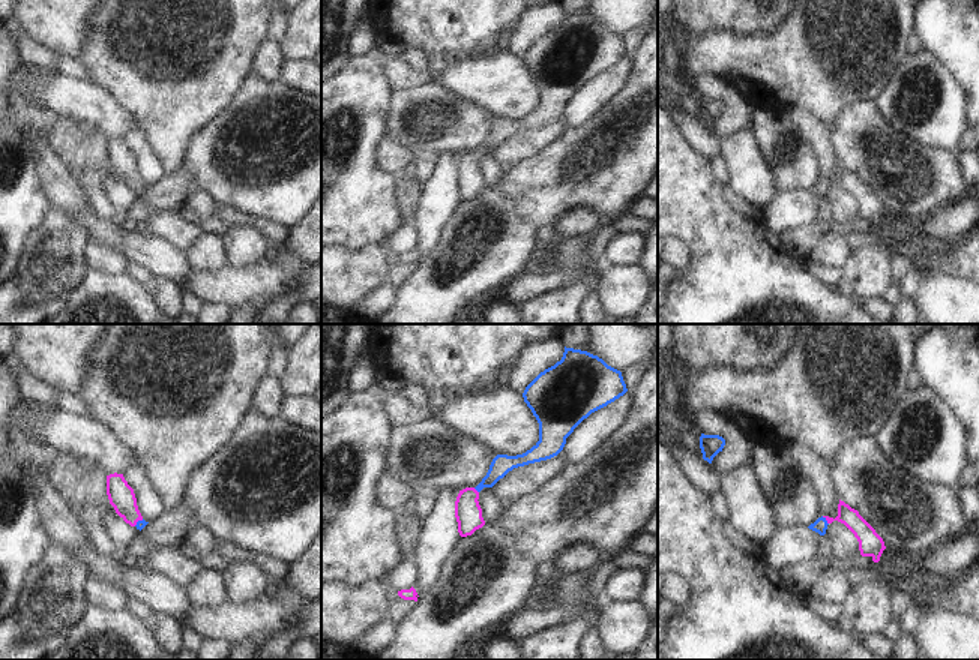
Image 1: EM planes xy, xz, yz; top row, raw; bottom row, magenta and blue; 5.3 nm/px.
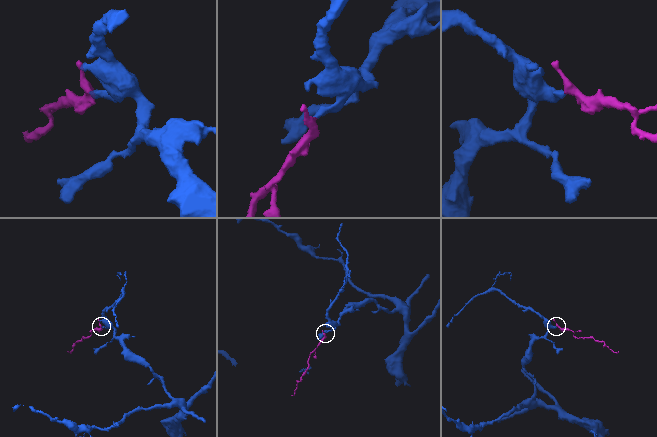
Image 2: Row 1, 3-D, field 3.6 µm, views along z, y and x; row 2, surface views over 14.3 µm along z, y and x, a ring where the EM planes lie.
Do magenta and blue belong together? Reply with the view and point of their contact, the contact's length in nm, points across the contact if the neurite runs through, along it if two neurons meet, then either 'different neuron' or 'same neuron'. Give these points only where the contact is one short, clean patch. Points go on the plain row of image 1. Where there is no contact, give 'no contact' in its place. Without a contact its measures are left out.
yz (826, 183) | 60 nm | across yz (868, 203), (849, 183), (826, 183), (820, 189) | same neuron

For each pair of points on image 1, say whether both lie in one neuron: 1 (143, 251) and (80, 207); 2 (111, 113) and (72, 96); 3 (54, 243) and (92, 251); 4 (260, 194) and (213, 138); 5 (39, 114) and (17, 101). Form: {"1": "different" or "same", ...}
{"1": "same", "2": "same", "3": "different", "4": "same", "5": "same"}

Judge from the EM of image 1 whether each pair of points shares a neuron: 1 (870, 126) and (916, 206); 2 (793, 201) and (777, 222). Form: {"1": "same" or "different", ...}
{"1": "same", "2": "same"}

